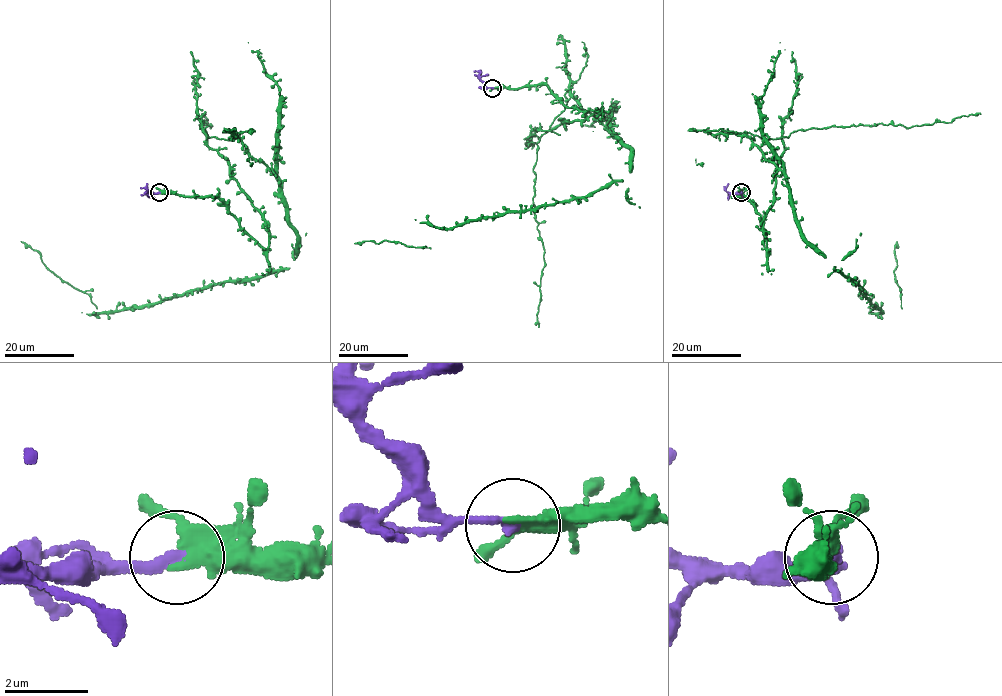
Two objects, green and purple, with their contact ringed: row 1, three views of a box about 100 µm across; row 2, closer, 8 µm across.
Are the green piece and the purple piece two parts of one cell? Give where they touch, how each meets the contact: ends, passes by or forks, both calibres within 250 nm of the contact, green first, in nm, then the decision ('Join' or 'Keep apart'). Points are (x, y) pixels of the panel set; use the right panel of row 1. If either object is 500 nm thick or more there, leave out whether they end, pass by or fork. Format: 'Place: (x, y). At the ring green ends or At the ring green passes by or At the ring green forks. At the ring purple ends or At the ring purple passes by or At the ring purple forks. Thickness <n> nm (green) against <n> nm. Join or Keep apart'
Place: (741, 192). At the ring green passes by. At the ring purple ends. Thickness 400 nm (green) against 280 nm. Join

